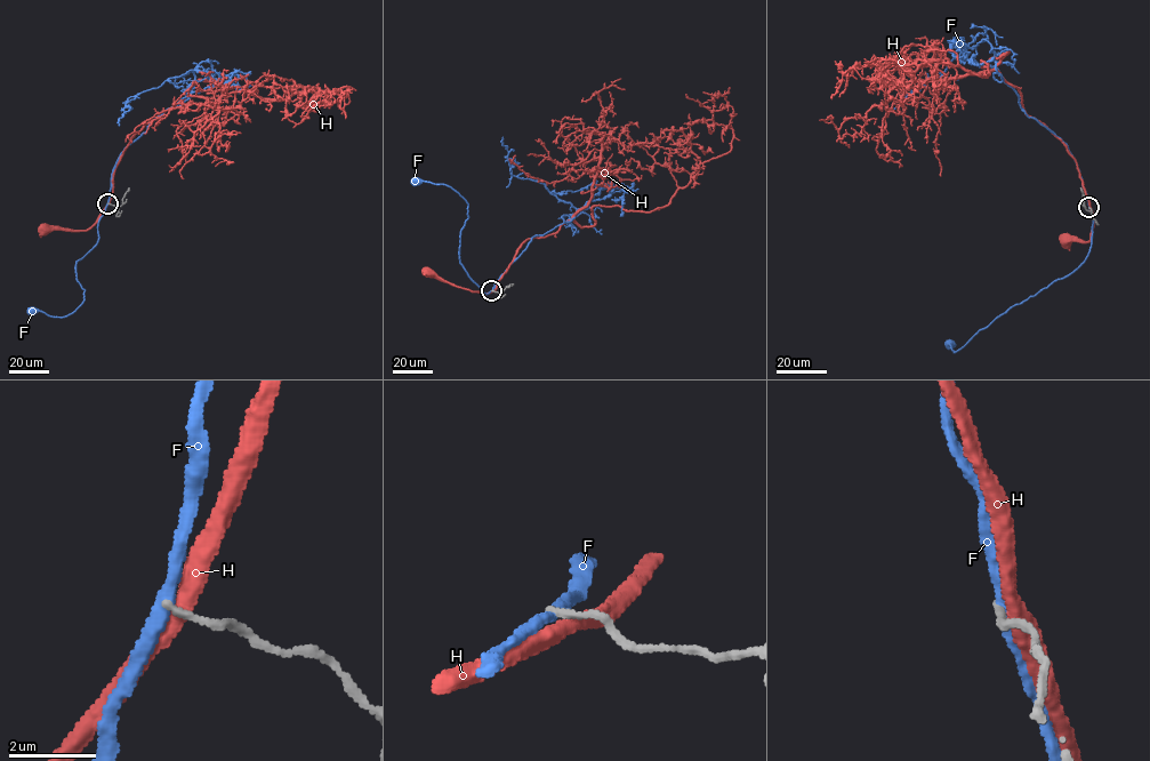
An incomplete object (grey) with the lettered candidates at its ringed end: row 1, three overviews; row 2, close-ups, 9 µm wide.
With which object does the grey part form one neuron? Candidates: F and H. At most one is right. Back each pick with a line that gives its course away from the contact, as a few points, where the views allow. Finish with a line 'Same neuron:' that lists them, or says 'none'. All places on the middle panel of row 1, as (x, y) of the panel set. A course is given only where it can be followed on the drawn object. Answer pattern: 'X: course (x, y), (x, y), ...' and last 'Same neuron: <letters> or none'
Same neuron: none

